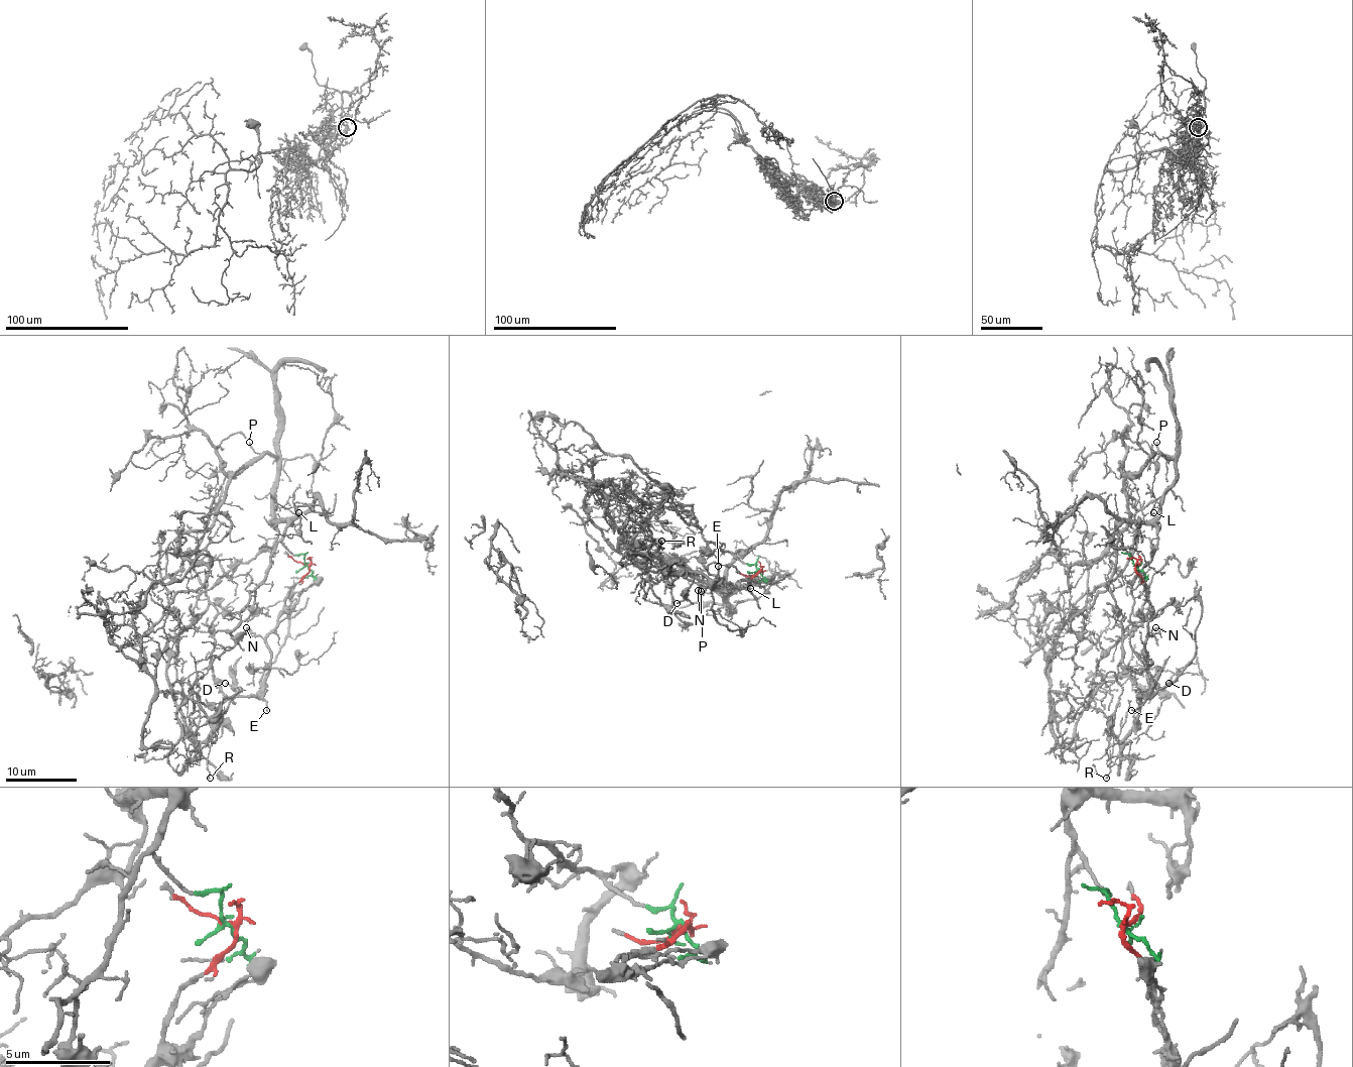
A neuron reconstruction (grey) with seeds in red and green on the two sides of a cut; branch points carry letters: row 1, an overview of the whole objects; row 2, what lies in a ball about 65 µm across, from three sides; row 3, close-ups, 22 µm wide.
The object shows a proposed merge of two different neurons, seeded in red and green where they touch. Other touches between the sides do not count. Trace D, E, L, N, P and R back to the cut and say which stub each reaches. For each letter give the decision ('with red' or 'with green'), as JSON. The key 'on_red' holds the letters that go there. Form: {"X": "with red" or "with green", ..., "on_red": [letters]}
{"D": "with red", "E": "with red", "L": "with green", "N": "with red", "P": "with green", "R": "with red", "on_red": ["D", "E", "N", "R"]}

